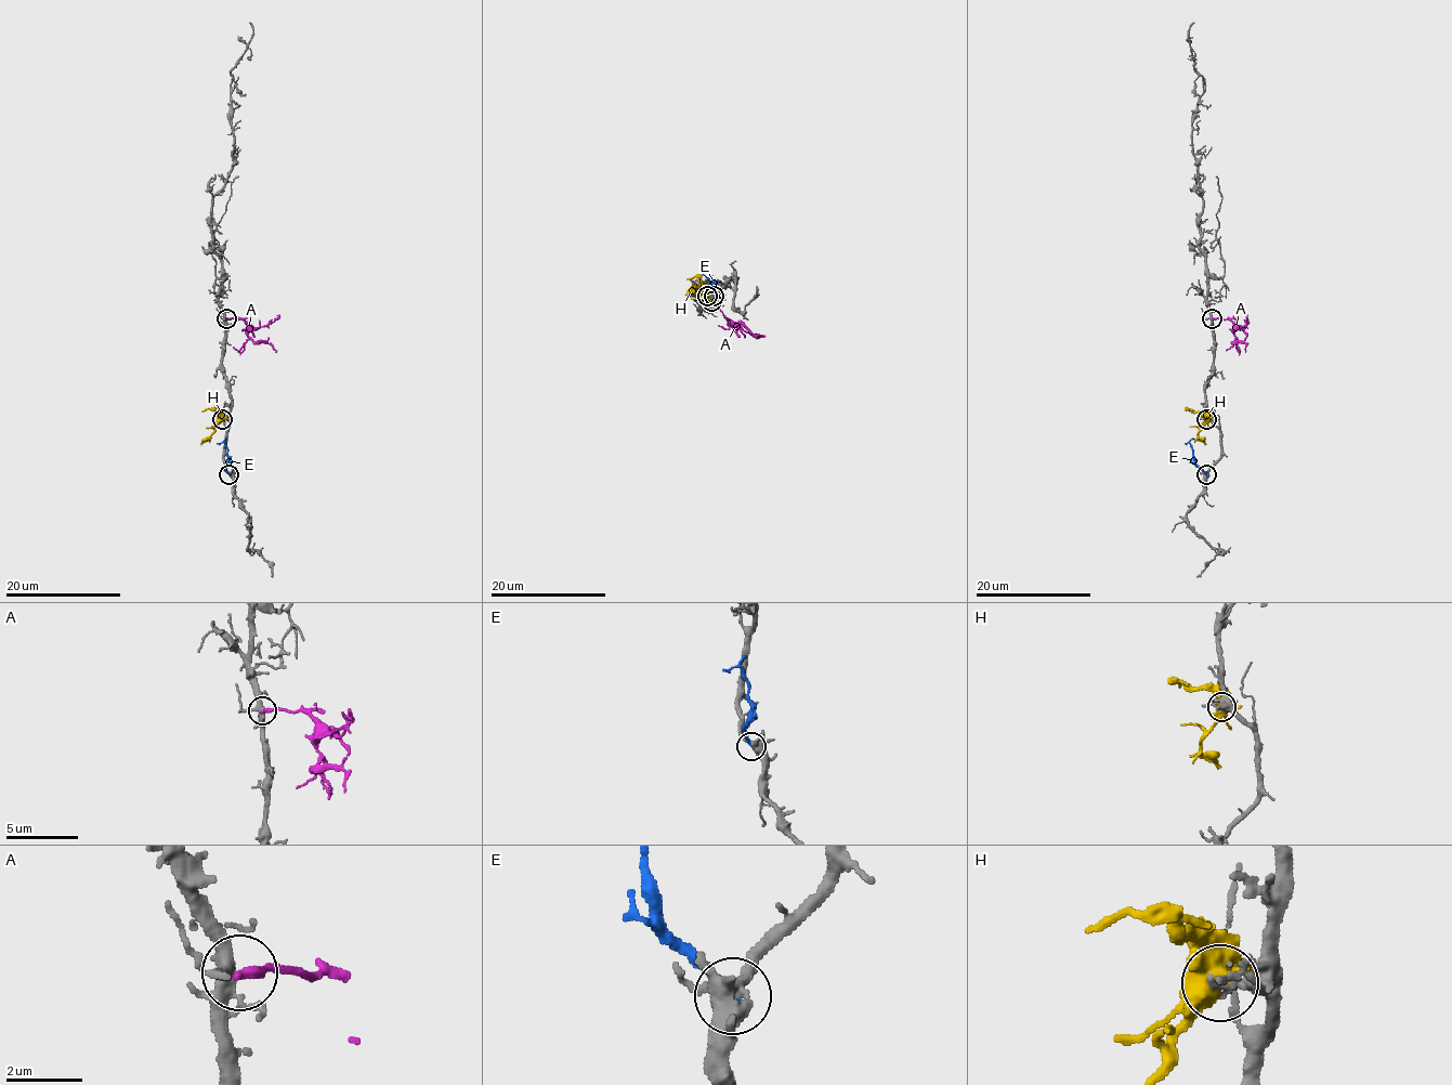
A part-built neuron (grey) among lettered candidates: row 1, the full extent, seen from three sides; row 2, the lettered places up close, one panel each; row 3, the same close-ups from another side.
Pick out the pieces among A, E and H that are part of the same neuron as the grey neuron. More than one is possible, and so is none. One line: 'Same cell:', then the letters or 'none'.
Same cell: none

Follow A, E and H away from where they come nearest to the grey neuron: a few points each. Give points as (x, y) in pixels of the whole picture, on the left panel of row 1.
A: (226, 319), (242, 319), (254, 341), (265, 341), (277, 351)
E: (227, 473), (227, 449), (222, 442), (217, 443)
H: (222, 419), (200, 445)

